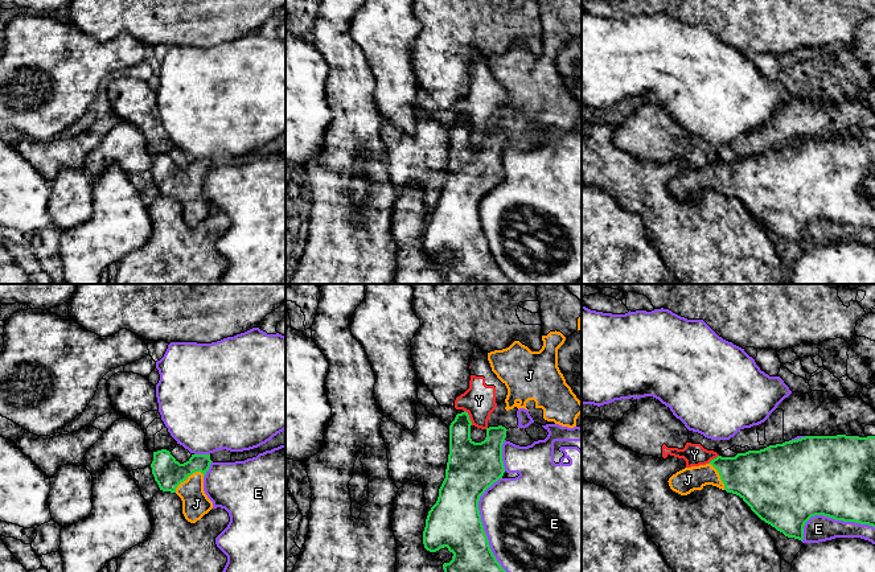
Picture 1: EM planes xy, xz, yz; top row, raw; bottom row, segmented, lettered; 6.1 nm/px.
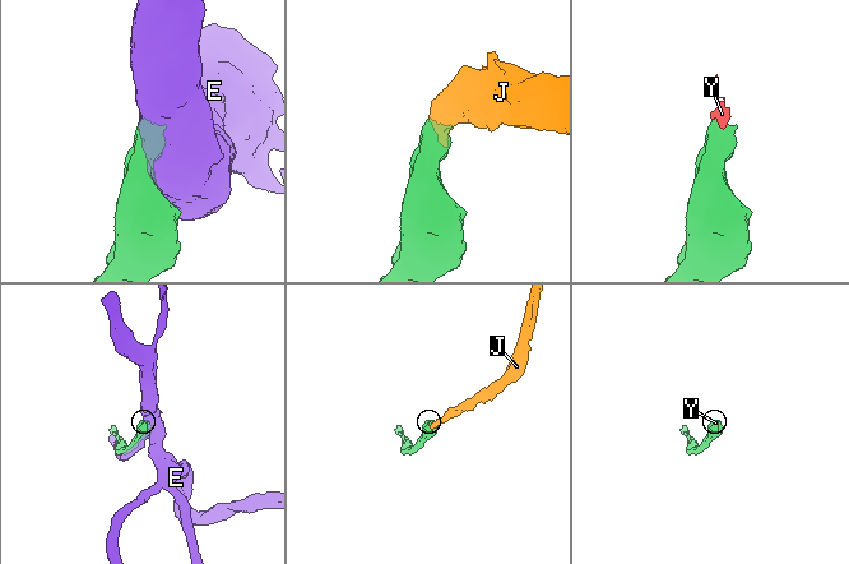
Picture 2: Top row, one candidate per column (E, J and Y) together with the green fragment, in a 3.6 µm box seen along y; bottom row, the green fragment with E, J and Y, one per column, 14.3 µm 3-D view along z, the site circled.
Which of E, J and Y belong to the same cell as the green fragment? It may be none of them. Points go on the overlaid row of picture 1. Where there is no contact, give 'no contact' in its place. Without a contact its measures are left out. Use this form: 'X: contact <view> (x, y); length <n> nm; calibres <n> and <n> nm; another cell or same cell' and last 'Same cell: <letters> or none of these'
E: contact xz (481, 523); length 600 nm; calibres 320 and 480 nm; another cell
J: contact xy (188, 476); length 220 nm; calibres 180 and 160 nm; same cell
Y: contact xz (468, 418); length 110 nm; calibres 220 and 200 nm; another cell
Same cell: J

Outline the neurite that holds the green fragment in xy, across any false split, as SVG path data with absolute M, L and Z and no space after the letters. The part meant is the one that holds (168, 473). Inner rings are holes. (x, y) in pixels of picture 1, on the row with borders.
M167 449L153 452L151 468L155 481L160 490L176 493L181 498L182 514L190 523L196 523L213 509L213 502L204 491L204 477L209 470L210 464L210 454L192 454L186 462L180 464Z

